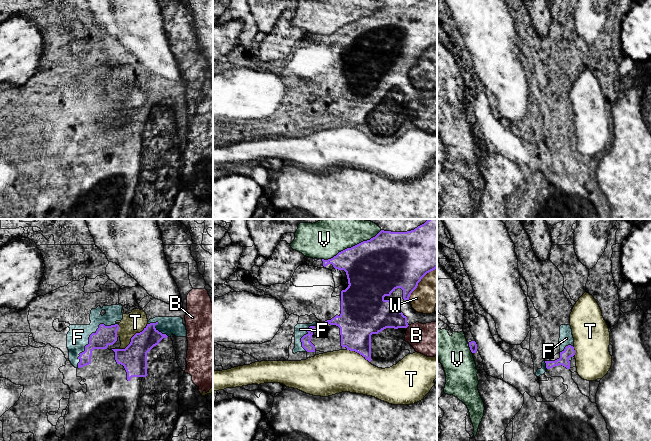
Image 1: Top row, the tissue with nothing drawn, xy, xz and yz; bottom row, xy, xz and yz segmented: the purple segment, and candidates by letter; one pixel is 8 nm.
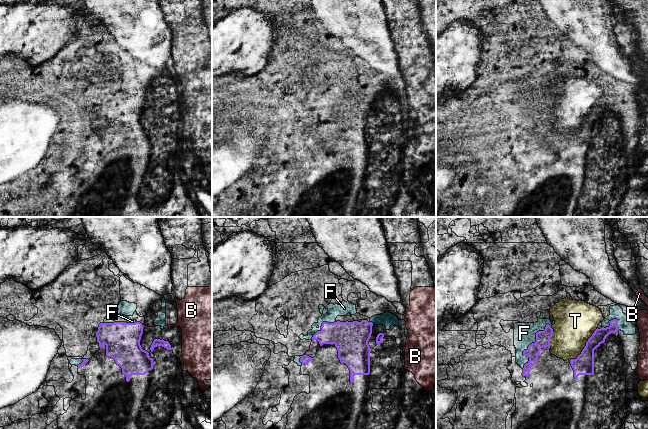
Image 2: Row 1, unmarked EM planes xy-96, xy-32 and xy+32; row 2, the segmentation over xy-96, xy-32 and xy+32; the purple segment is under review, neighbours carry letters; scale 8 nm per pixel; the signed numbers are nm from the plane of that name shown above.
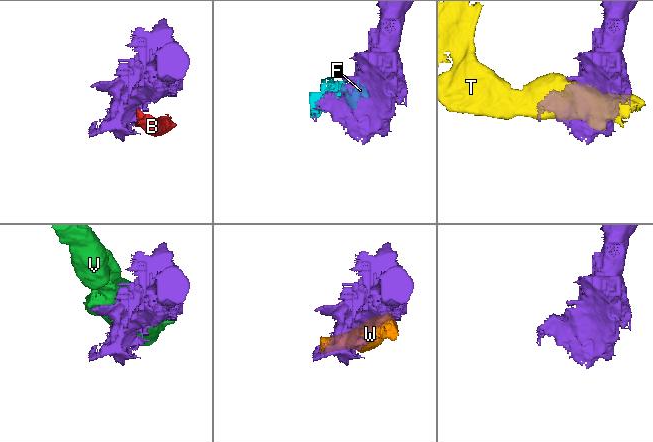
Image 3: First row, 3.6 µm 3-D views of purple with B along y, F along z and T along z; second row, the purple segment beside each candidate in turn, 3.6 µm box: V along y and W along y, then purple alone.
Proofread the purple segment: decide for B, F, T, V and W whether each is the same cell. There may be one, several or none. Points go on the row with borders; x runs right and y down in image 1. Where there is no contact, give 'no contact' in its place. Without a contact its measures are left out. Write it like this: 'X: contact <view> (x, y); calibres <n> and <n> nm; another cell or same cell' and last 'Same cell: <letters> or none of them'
B: contact xz (407, 326); calibres 240 and 280 nm; another cell
F: contact xy (89, 337); calibres 160 and 180 nm; another cell
T: contact xy (131, 339); calibres 200 and 170 nm; another cell
V: contact xz (351, 247); calibres 460 and 340 nm; another cell
W: contact xz (419, 281); calibres 440 and 260 nm; another cell
Same cell: none of them

